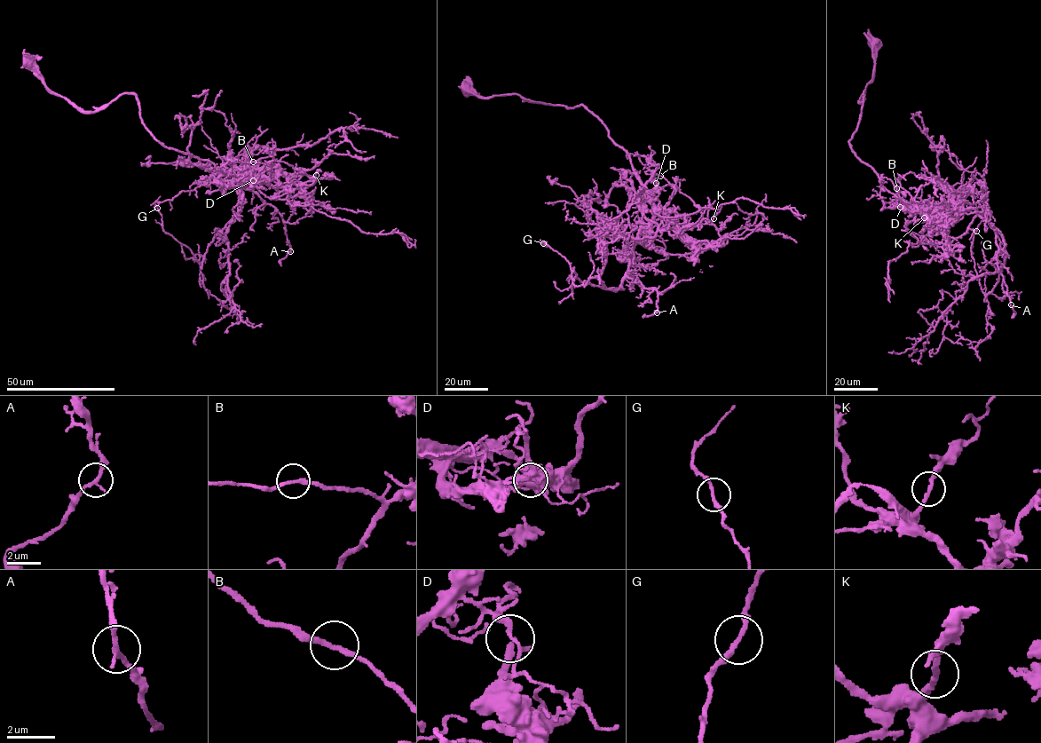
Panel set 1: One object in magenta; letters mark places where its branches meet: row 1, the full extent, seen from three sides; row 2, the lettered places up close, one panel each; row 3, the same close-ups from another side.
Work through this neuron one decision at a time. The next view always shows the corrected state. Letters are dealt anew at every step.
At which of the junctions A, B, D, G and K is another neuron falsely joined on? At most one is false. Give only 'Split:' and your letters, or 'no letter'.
Split: D

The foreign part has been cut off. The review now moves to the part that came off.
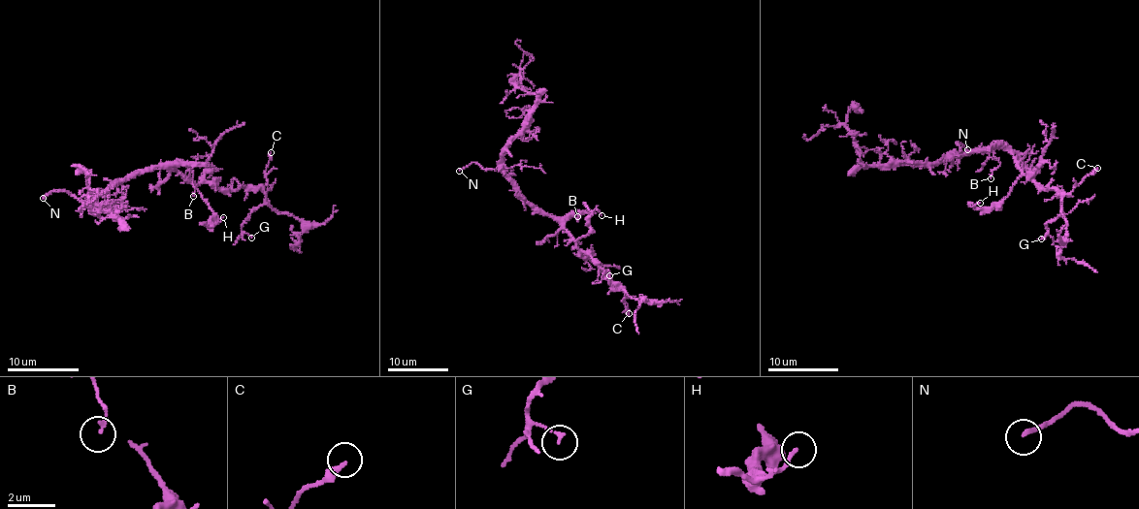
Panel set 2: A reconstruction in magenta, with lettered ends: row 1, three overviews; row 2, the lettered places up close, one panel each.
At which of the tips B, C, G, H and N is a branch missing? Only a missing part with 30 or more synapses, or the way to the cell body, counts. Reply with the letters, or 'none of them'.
none of them

